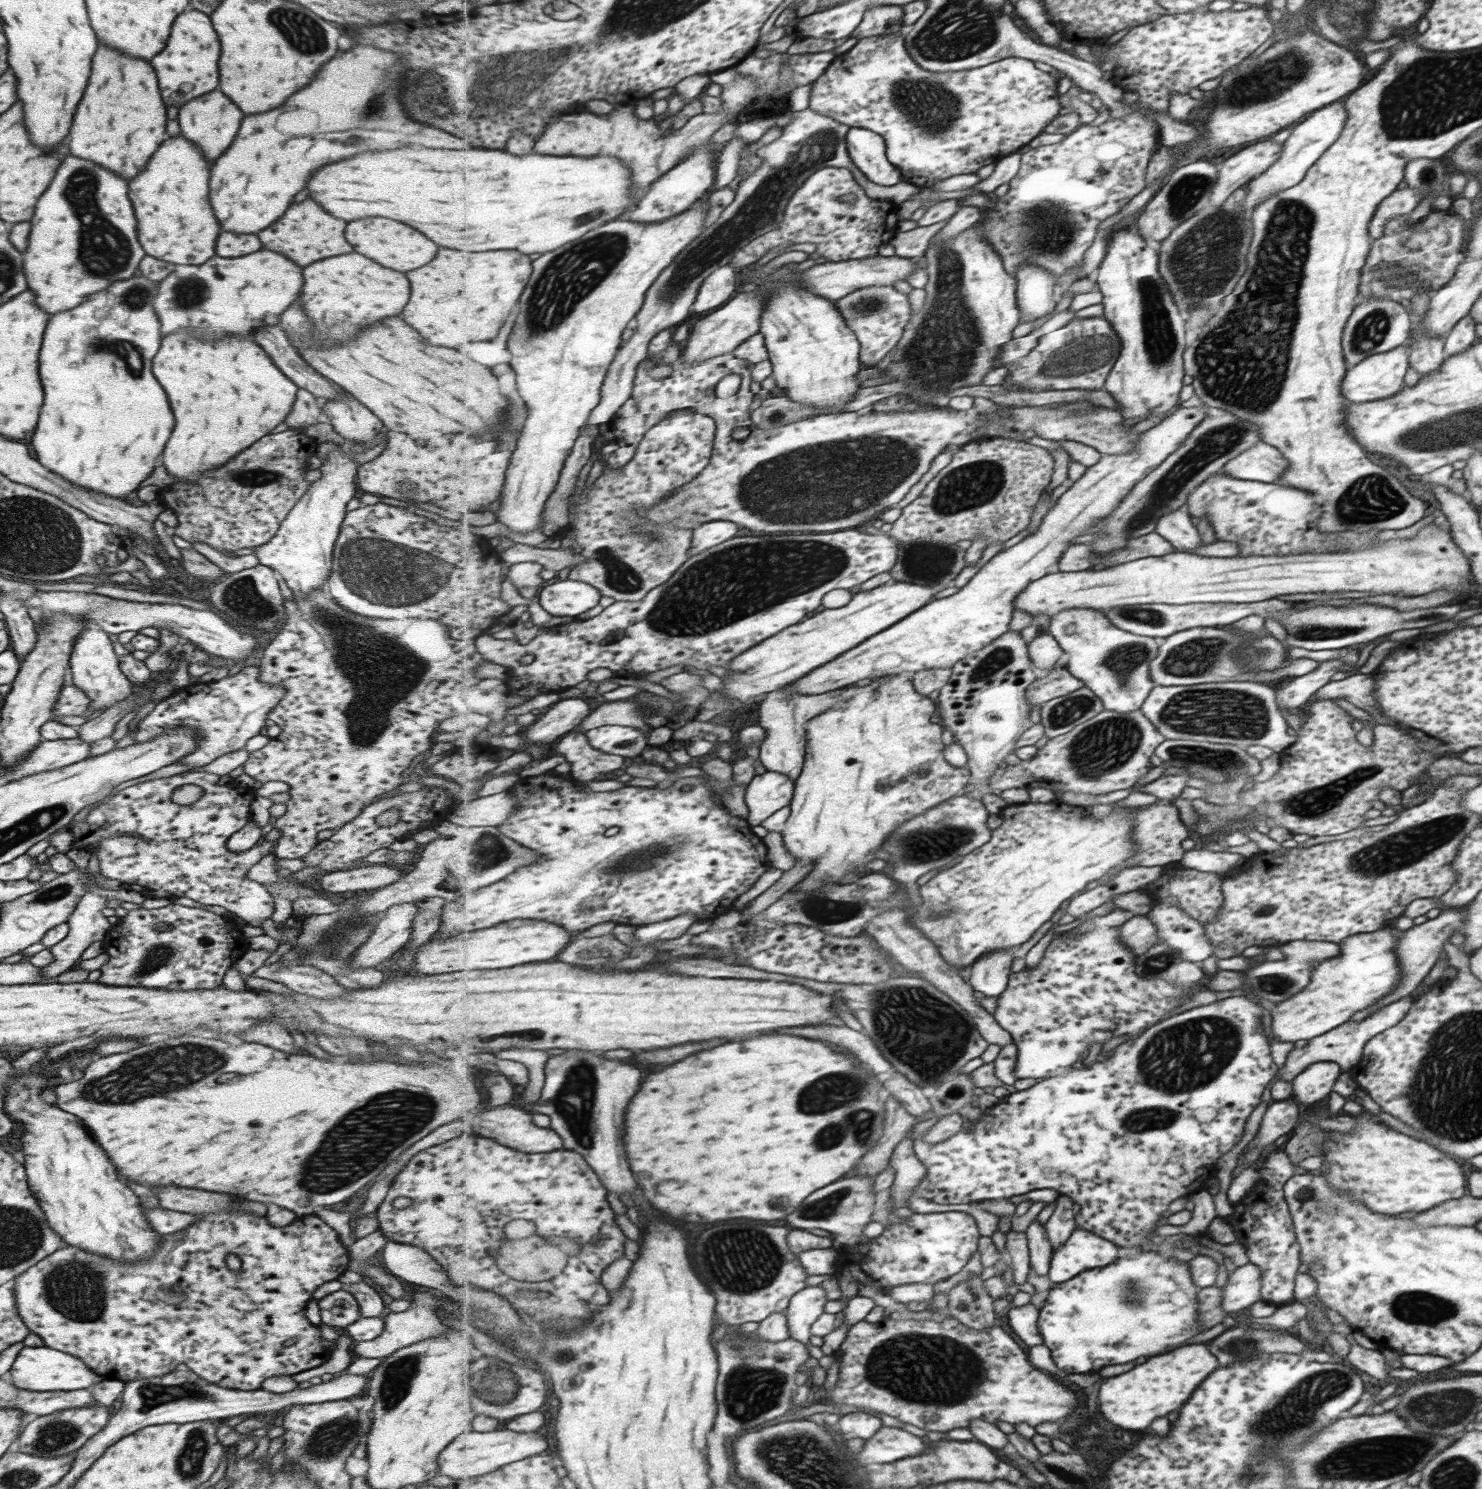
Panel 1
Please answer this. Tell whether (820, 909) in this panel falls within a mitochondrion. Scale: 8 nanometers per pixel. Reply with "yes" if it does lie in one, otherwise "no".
yes

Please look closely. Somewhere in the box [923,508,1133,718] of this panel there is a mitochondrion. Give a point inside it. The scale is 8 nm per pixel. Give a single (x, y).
(1001, 657)

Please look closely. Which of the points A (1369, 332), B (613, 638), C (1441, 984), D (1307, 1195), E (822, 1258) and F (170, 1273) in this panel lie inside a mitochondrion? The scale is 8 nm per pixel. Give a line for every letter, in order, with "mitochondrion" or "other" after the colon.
A: mitochondrion
B: other
C: other
D: other
E: other
F: other

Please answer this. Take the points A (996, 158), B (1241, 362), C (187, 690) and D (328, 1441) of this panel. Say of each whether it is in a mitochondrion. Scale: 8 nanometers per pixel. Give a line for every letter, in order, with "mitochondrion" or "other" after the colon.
A: other
B: mitochondrion
C: other
D: mitochondrion

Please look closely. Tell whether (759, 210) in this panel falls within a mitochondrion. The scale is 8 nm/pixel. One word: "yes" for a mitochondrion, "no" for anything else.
yes

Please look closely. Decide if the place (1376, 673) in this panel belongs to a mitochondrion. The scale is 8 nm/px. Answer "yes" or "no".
no

